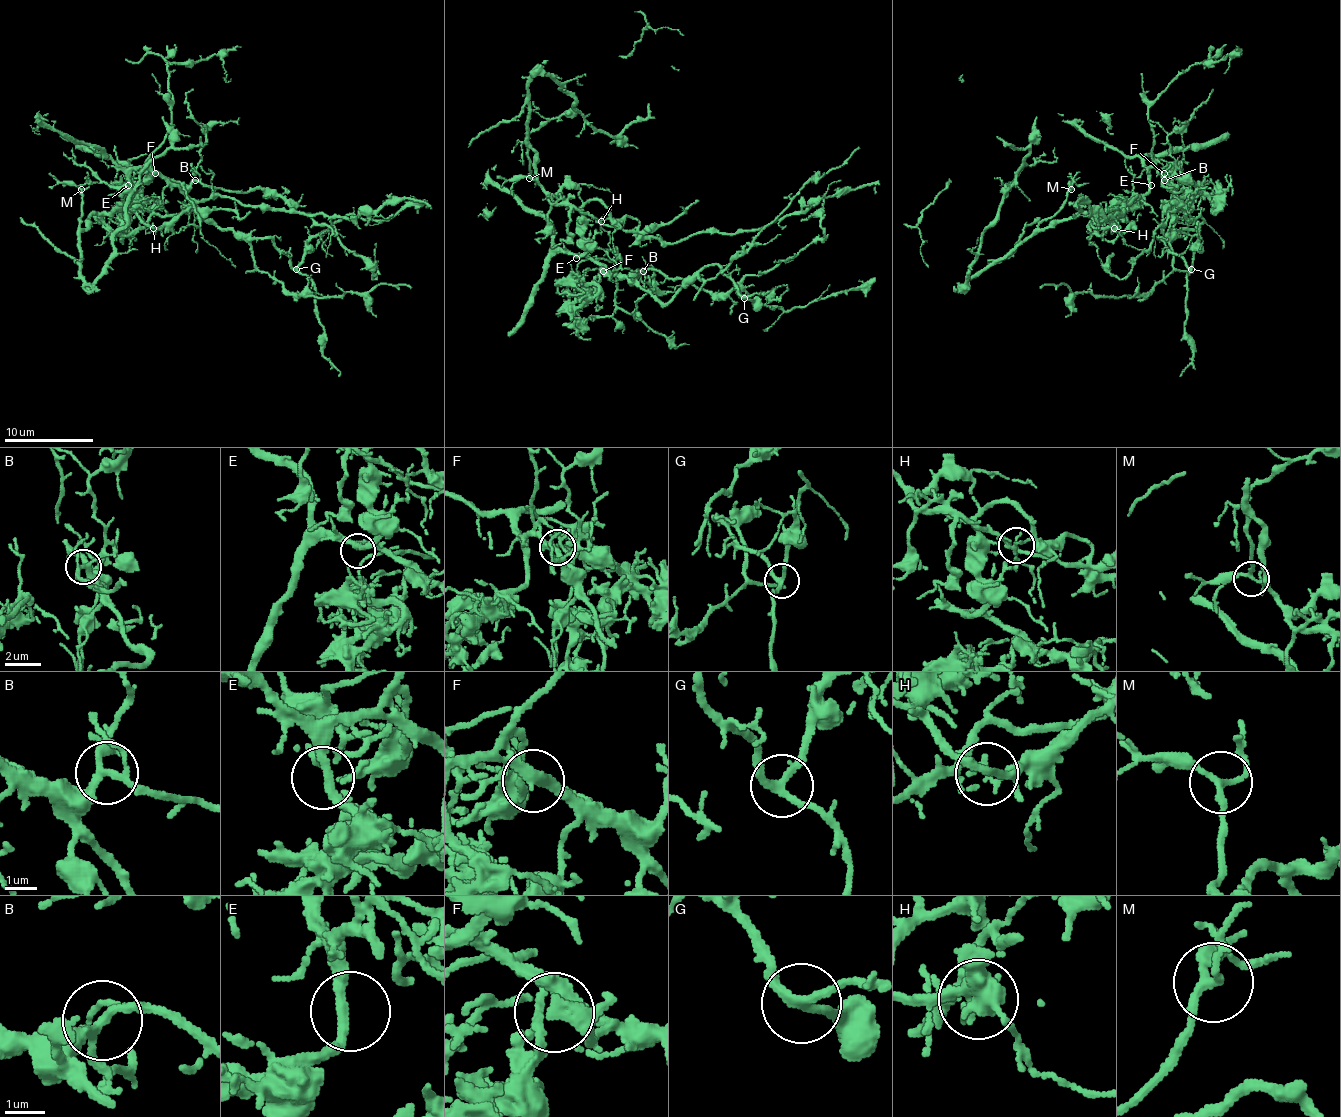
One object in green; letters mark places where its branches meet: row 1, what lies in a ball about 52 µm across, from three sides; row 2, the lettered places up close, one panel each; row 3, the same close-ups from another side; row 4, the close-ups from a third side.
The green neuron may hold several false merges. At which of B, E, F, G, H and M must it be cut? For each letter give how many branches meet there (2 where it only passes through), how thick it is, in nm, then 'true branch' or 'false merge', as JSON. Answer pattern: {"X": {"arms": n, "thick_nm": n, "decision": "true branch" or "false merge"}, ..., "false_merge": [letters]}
{"B": {"arms": 4, "thick_nm": 190, "decision": "true branch"}, "E": {"arms": 2, "thick_nm": 280, "decision": "true branch"}, "F": {"arms": 2, "thick_nm": 320, "decision": "true branch"}, "G": {"arms": 3, "thick_nm": 200, "decision": "true branch"}, "H": {"arms": 2, "thick_nm": 170, "decision": "false merge"}, "M": {"arms": 3, "thick_nm": 180, "decision": "true branch"}, "false_merge": ["H"]}

